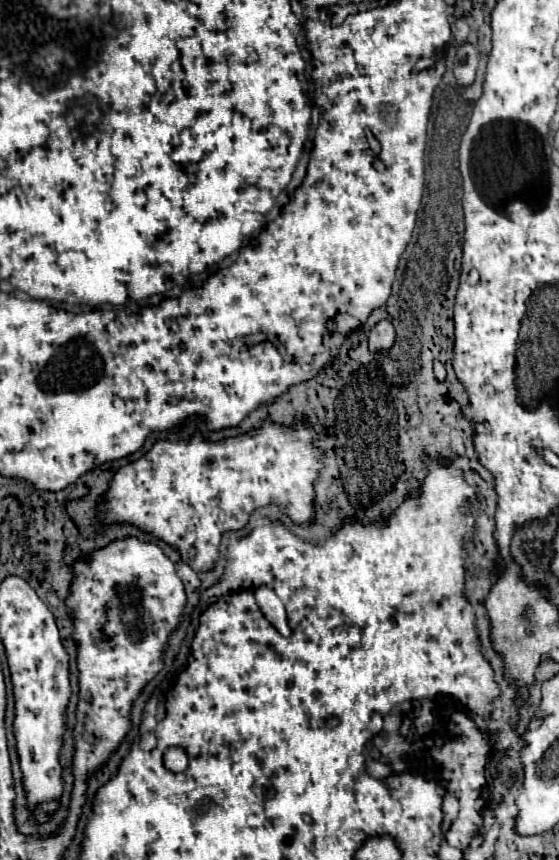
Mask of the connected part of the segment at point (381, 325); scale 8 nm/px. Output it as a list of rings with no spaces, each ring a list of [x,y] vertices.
[[[380,320],[372,330],[370,330],[370,350],[382,350],[390,348],[394,338],[392,324],[388,320]]]

